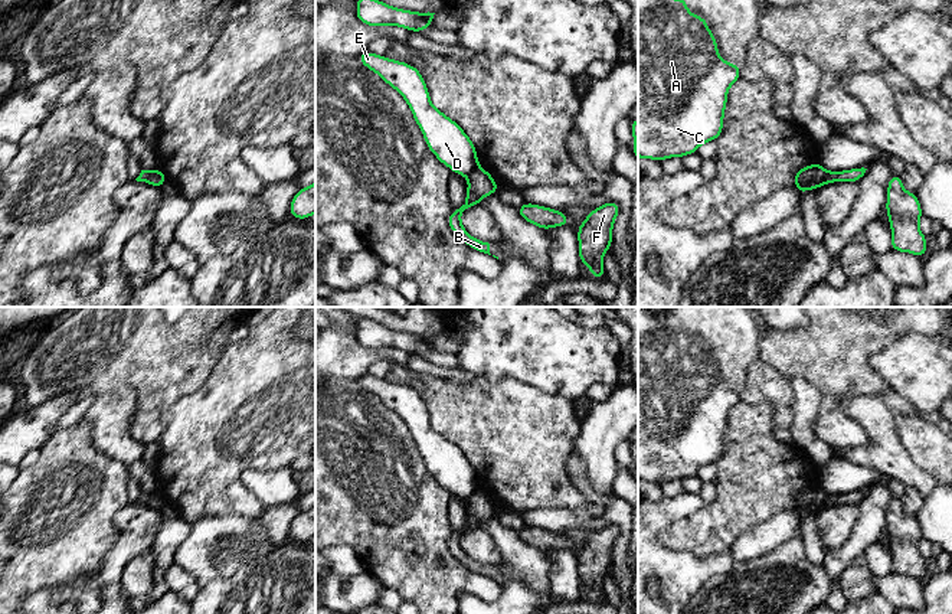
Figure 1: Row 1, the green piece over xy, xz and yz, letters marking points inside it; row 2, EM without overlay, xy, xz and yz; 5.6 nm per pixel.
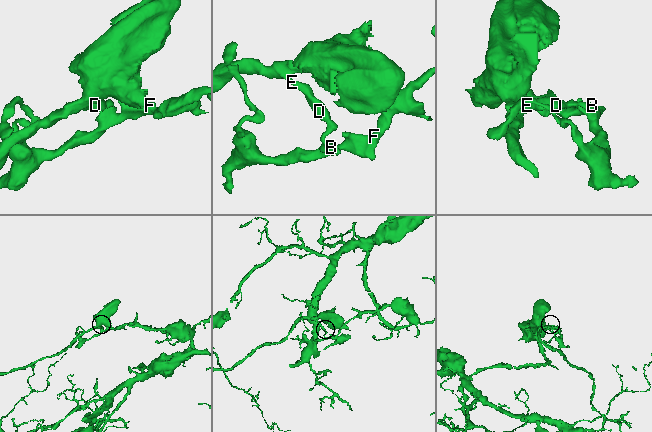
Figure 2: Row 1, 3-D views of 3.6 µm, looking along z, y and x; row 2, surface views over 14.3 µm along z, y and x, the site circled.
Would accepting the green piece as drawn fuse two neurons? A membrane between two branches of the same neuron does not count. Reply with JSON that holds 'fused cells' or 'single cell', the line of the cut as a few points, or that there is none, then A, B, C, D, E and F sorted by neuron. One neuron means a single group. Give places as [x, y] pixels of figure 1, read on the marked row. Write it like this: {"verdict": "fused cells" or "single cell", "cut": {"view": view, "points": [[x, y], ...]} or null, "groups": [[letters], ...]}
{"verdict": "fused cells", "cut": {"view": "xz", "points": [[478, 167], [467, 176]]}, "groups": [["A", "C", "D", "E"], ["B", "F"]]}

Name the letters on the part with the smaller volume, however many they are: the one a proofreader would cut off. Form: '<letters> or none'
A, C, D, E

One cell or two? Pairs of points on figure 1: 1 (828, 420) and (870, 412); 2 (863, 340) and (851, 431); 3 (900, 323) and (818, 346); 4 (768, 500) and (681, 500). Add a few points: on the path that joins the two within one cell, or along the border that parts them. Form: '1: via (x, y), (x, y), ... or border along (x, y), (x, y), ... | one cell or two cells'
1: border along (838, 402), (841, 410) | two cells
2: via (840, 363), (833, 388), (833, 408) | one cell
3: via (880, 326), (851, 326), (838, 339) | one cell
4: border along (703, 505), (673, 523) | two cells

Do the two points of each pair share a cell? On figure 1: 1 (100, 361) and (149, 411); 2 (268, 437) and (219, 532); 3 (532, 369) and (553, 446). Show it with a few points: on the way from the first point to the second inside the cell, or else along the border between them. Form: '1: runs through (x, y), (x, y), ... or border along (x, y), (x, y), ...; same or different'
1: runs through (115, 361), (149, 395); same
2: border along (251, 518), (229, 515), (199, 518), (195, 522); different
3: border along (504, 379), (513, 379), (569, 399); different

